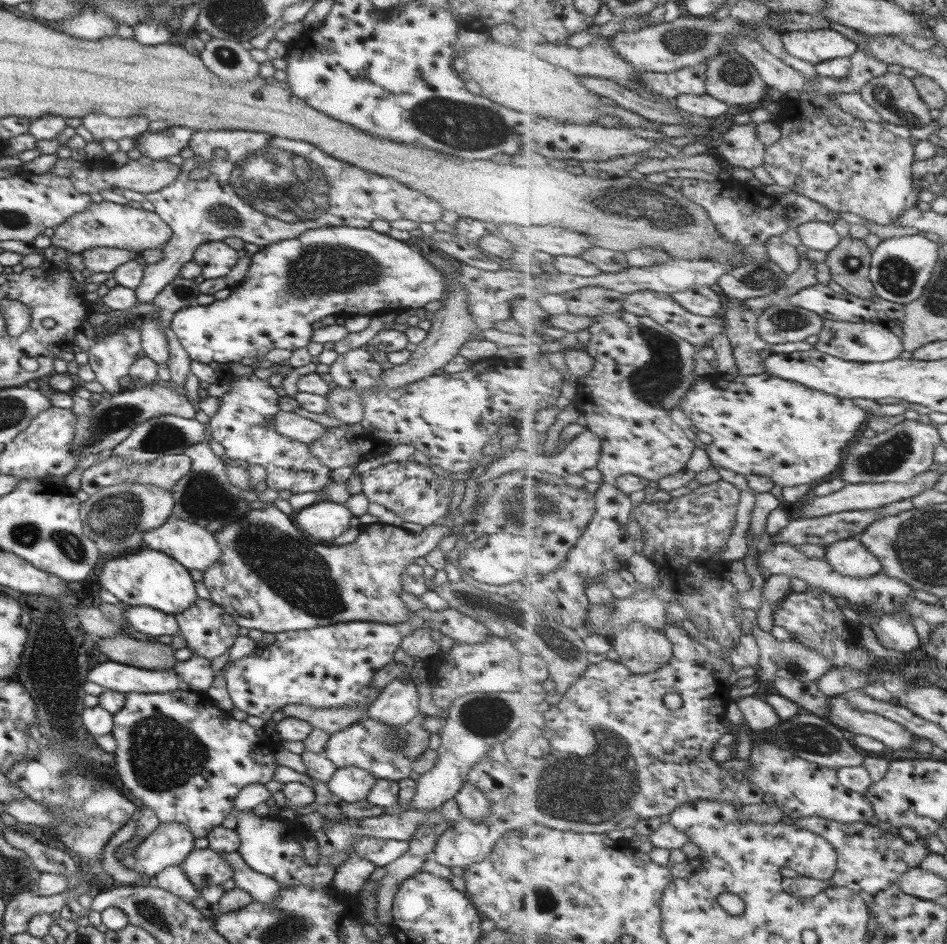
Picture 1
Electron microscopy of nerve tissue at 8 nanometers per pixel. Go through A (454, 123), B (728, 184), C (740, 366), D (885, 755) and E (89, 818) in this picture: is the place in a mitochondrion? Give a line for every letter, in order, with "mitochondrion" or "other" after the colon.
A: mitochondrion
B: other
C: other
D: other
E: mitochondrion

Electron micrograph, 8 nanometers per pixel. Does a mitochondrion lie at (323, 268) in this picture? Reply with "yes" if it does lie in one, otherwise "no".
yes

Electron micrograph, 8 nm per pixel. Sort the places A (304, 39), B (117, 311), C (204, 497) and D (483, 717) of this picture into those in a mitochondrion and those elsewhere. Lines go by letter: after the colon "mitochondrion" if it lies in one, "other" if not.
A: other
B: other
C: mitochondrion
D: mitochondrion

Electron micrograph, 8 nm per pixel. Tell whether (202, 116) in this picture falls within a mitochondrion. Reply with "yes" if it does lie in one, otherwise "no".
no

